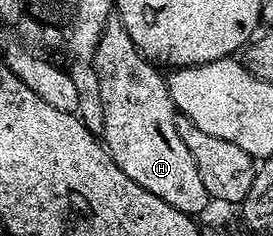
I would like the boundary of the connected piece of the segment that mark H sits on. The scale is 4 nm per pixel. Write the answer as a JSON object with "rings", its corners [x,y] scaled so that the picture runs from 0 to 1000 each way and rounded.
{"rings":[[[403,76],[385,102],[377,140],[363,157],[355,237],[341,246],[341,280],[352,284],[355,318],[370,335],[377,530],[385,534],[377,602],[421,699],[436,699],[436,716],[451,716],[451,733],[465,733],[465,750],[480,750],[495,784],[524,784],[538,818],[568,818],[582,852],[612,852],[612,869],[656,886],[674,911],[722,919],[751,873],[769,873],[773,847],[758,801],[744,801],[744,767],[729,754],[714,665],[700,665],[700,631],[685,631],[685,614],[670,614],[670,581],[656,581],[648,542],[656,475],[626,428],[608,322],[586,318],[575,305],[586,297],[520,233],[495,174],[480,174],[440,76]]]}

